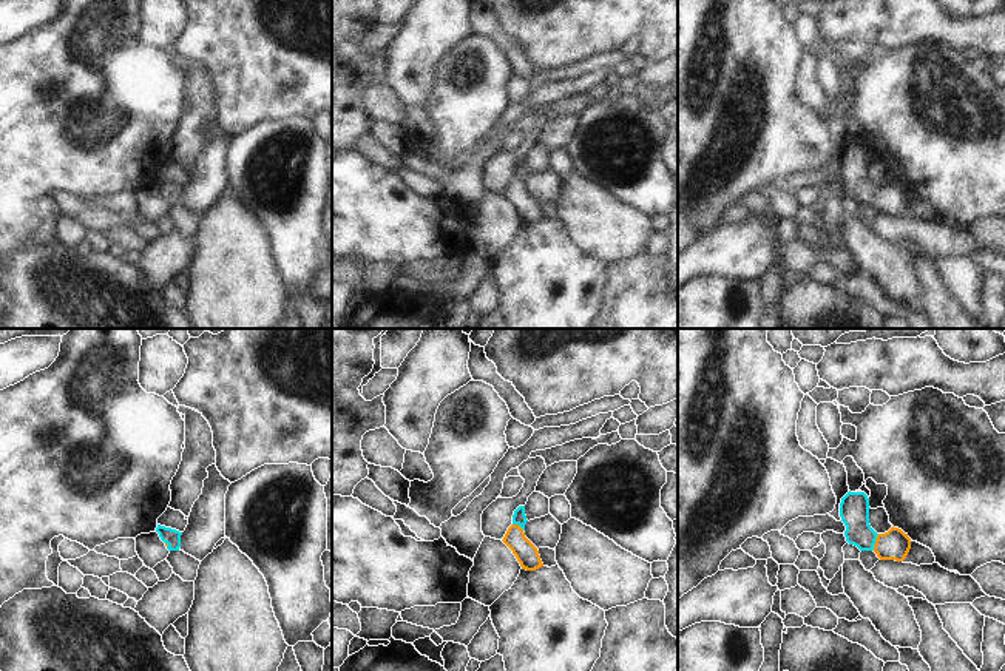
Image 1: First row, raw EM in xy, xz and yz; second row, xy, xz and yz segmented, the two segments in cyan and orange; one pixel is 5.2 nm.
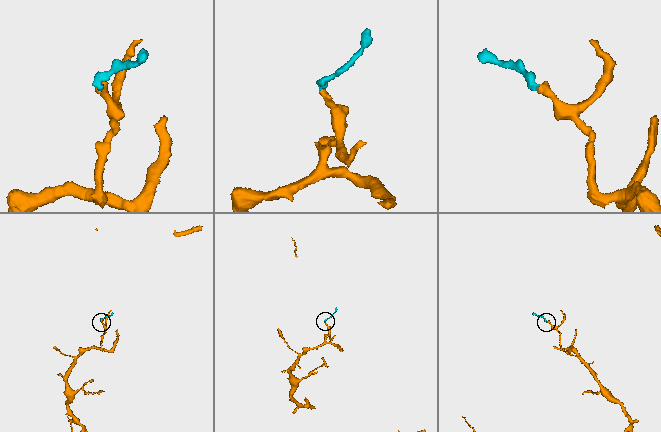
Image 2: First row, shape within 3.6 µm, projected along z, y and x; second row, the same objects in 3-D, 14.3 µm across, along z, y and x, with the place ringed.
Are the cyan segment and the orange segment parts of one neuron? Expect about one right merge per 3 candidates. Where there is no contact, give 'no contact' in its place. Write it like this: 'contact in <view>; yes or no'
contact in yz; yes

